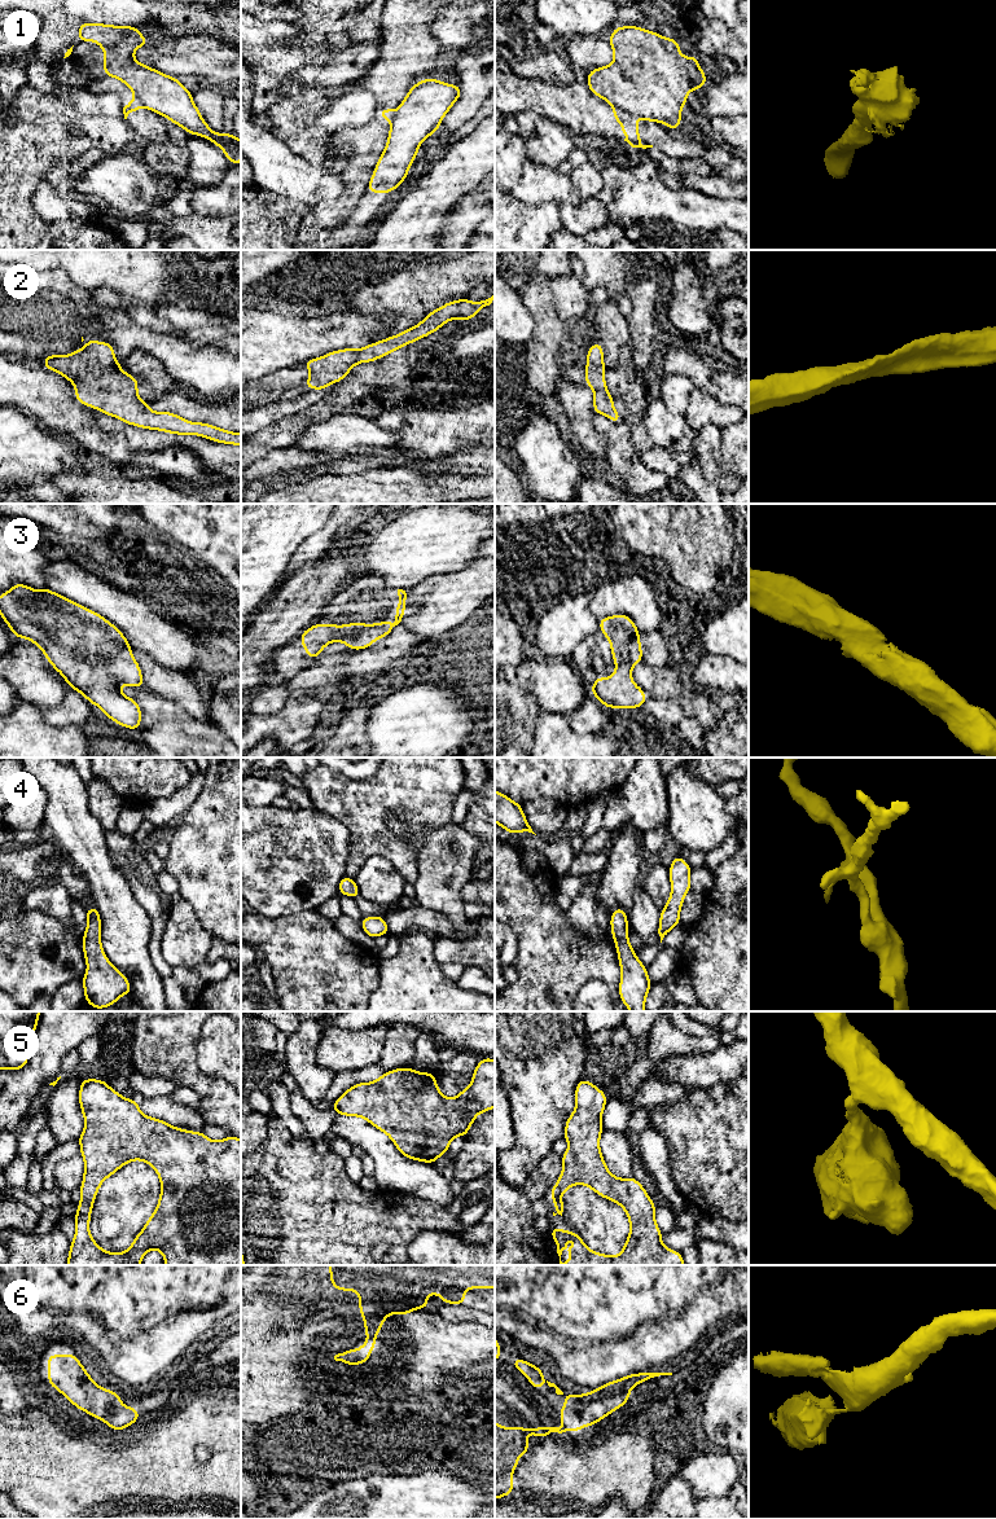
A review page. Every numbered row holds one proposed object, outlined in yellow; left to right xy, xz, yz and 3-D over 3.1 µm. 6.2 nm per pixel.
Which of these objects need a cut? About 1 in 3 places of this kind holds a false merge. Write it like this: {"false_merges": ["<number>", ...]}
{"false_merges": ["1", "6"]}

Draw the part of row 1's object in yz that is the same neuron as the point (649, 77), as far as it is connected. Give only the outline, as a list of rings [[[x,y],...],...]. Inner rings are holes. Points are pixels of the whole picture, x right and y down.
[[[640,26],[614,28],[607,43],[614,61],[587,74],[591,93],[639,117],[681,126],[681,109],[686,105],[688,93],[692,89],[701,91],[707,83],[705,70],[698,67],[698,57],[683,57],[675,36],[667,39]]]

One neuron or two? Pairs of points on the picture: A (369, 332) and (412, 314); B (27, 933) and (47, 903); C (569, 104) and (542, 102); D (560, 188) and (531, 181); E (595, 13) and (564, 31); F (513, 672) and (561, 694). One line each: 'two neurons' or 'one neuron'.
A: two neurons
B: two neurons
C: one neuron
D: one neuron
E: one neuron
F: one neuron

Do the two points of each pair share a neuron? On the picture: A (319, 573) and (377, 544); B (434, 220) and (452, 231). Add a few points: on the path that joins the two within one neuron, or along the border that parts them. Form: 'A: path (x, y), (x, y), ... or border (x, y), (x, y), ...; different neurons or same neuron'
A: border (373, 528), (356, 554), (356, 565); different neurons
B: border (461, 201), (446, 218), (446, 227), (438, 236); different neurons

